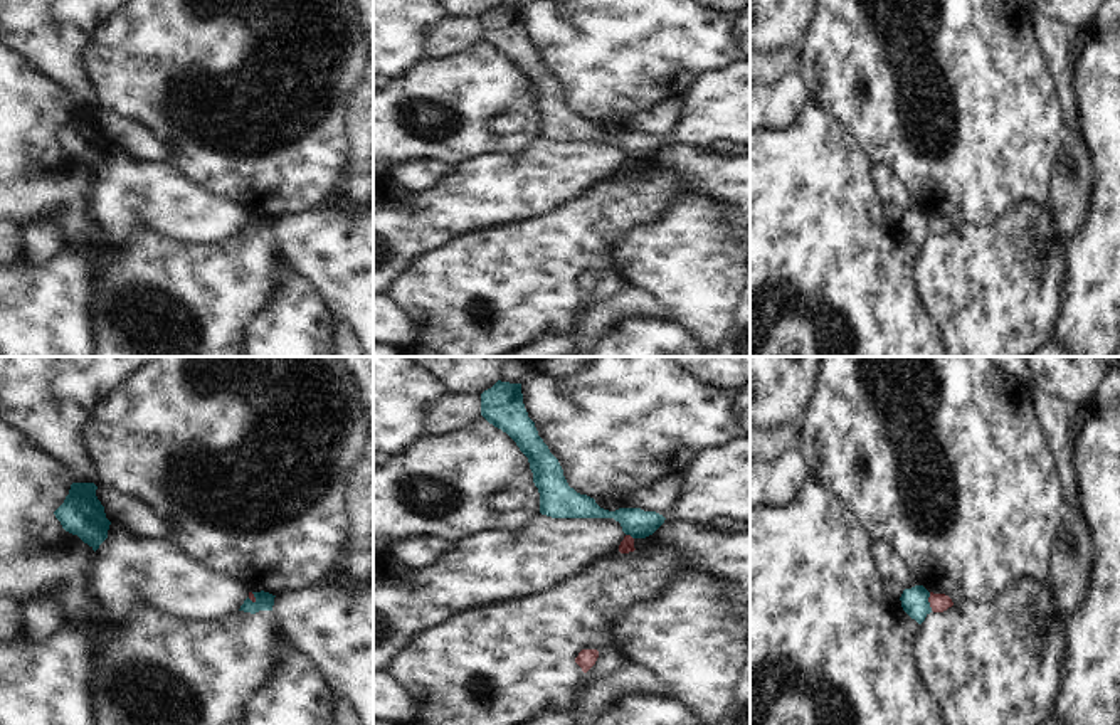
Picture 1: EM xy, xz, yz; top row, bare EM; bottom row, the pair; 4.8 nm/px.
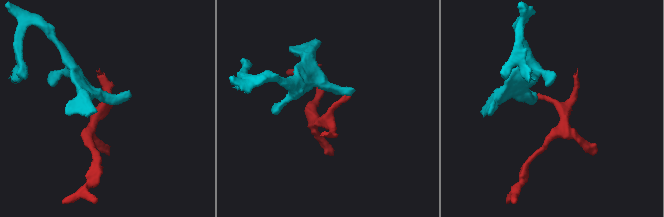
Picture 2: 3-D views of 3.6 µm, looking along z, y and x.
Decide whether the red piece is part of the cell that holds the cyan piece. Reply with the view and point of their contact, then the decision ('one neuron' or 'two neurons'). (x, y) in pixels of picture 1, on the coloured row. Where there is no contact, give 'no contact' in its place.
meets cyan in yz at (927, 601); two neurons

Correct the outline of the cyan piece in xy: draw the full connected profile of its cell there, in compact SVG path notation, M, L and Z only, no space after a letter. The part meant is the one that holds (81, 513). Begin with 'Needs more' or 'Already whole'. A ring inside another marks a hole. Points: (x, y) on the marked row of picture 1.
Already whole. M72 483L64 503L54 511L62 528L77 535L94 552L108 538L111 525L96 490L94 483Z

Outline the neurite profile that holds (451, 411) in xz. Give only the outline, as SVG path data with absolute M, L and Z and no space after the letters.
M444 394L424 419L425 436L449 434L481 419L481 394Z

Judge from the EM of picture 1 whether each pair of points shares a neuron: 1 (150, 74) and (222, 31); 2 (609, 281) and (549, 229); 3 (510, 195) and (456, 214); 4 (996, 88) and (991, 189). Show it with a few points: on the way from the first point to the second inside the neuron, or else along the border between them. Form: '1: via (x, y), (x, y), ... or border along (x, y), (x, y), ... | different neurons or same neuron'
1: via (169, 59), (197, 56), (204, 49) | same neuron
2: border along (611, 268), (597, 273) | different neurons
3: via (496, 195), (480, 195), (470, 201) | same neuron
4: via (991, 113), (991, 164) | same neuron

